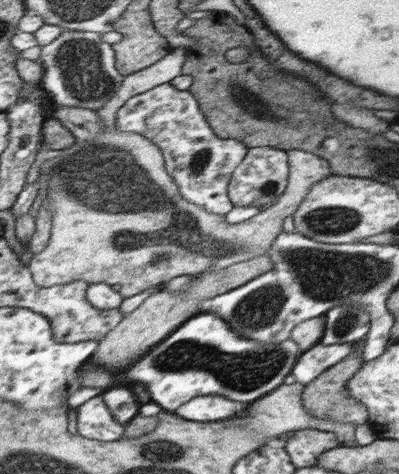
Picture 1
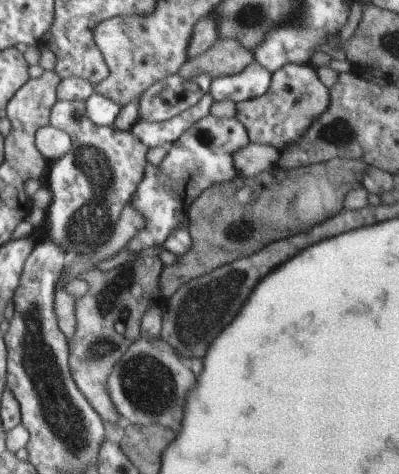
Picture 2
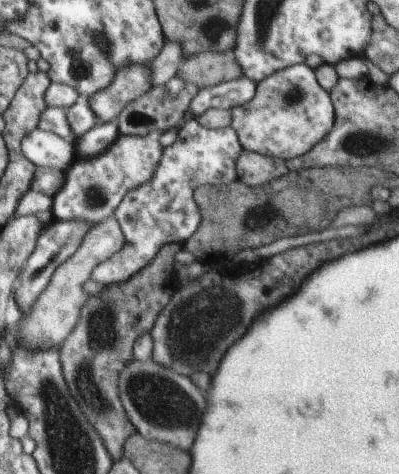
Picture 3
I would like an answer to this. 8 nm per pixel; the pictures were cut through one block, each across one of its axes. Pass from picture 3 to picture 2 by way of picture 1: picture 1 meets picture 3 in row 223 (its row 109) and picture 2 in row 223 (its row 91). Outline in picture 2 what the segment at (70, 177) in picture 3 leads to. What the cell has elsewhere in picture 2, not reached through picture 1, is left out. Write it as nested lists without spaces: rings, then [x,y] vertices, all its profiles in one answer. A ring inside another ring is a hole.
[[[59,100],[51,112],[49,126],[63,130],[71,138],[71,148],[51,164],[51,172],[45,178],[51,204],[45,212],[45,236],[41,240],[59,246],[67,262],[77,256],[89,258],[113,240],[119,216],[147,180],[147,146],[129,130],[99,126],[89,120],[87,100]]]

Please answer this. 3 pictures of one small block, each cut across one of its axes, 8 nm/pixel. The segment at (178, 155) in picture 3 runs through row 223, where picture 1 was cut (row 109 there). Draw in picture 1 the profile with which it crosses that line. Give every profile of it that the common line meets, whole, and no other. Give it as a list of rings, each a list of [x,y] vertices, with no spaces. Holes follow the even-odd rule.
[[[159,84],[147,92],[131,96],[115,112],[113,122],[119,132],[143,136],[163,150],[165,170],[179,186],[185,200],[203,206],[203,210],[211,214],[225,216],[231,212],[233,200],[229,186],[235,168],[243,162],[249,150],[243,142],[223,140],[223,136],[211,128],[211,120],[207,120],[207,112],[203,112],[203,104],[199,104],[195,92],[183,92],[183,88],[175,88],[175,84]]]

